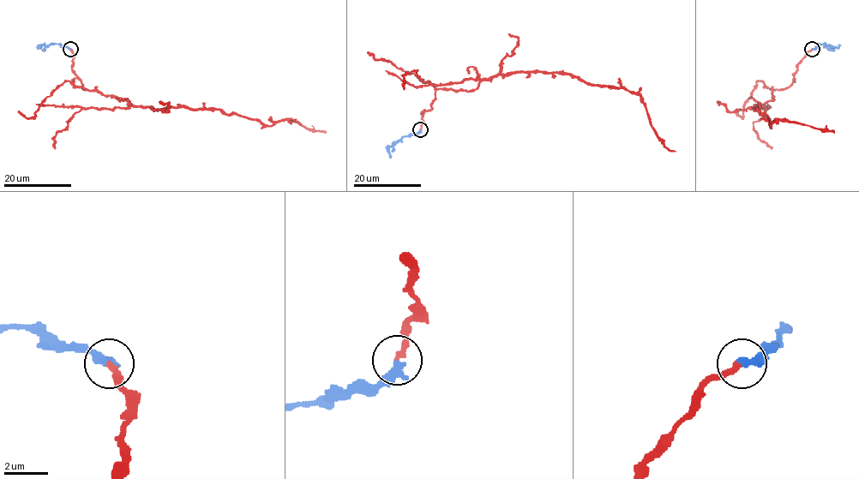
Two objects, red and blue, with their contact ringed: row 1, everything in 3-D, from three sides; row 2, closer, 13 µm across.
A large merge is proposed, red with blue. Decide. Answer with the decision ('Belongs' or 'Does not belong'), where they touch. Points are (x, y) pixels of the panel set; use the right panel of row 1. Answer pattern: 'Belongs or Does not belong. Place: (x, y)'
Belongs. Place: (812, 49)

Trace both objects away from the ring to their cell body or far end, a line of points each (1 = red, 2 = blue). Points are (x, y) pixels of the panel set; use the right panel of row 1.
1: (812, 50), (793, 82), (772, 90), (773, 99), (754, 109), (770, 125), (785, 119), (834, 131)
2: (812, 50), (819, 44), (837, 48), (841, 45)

